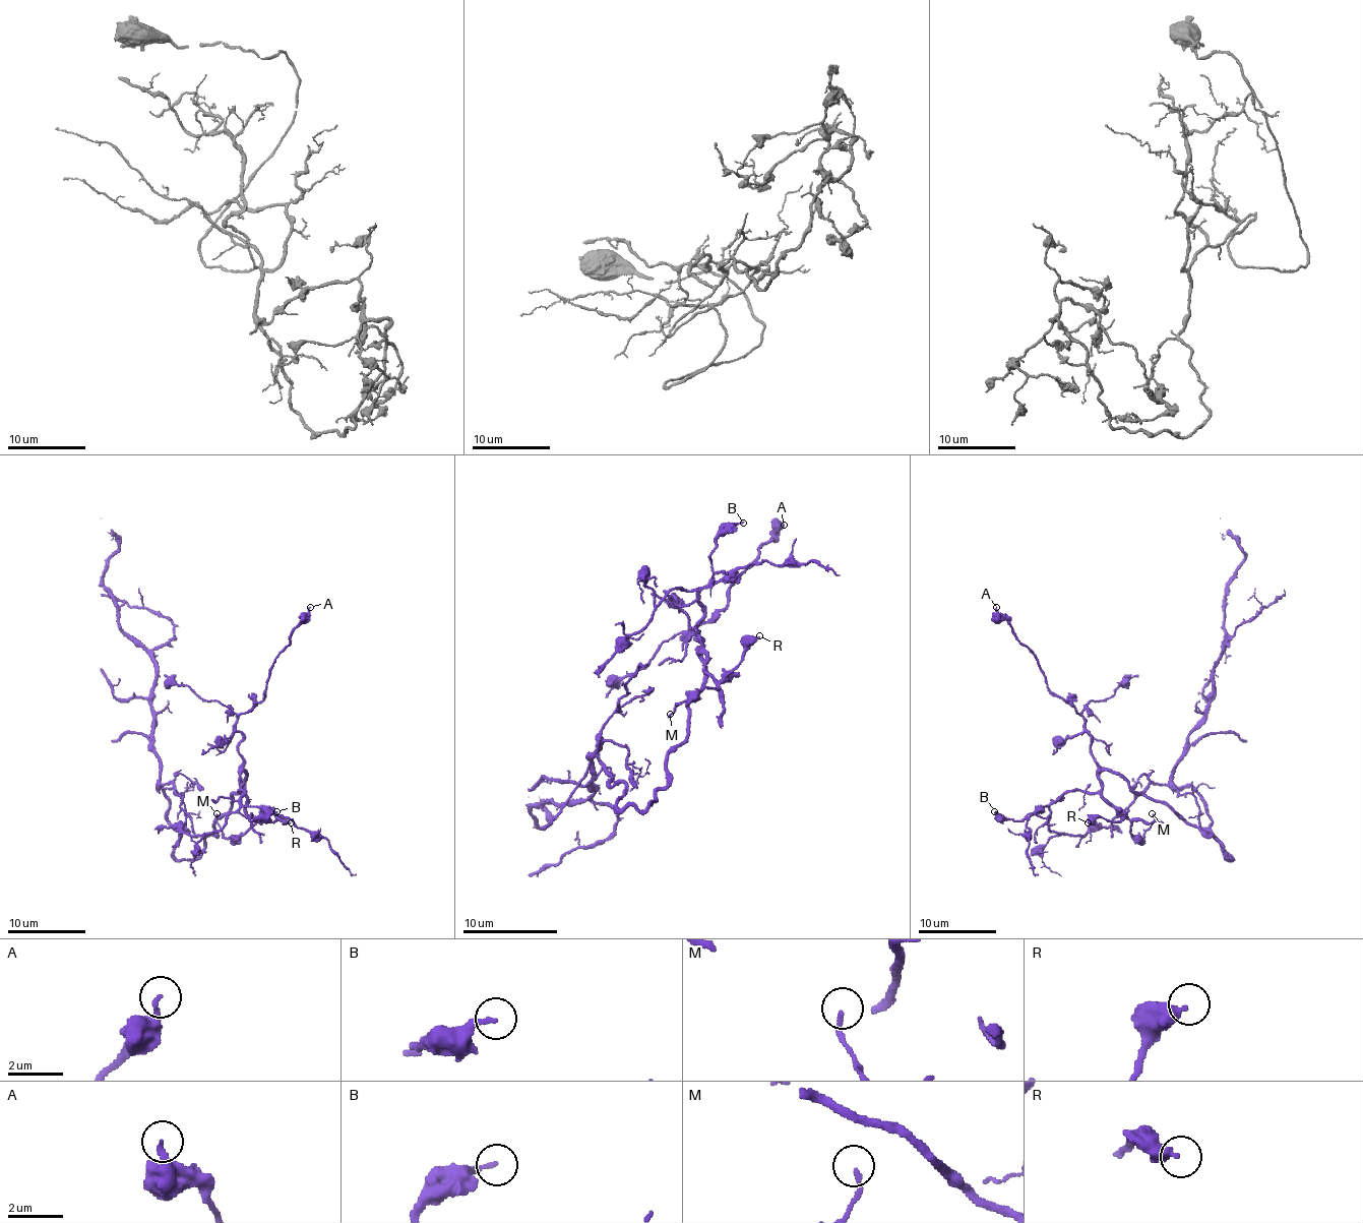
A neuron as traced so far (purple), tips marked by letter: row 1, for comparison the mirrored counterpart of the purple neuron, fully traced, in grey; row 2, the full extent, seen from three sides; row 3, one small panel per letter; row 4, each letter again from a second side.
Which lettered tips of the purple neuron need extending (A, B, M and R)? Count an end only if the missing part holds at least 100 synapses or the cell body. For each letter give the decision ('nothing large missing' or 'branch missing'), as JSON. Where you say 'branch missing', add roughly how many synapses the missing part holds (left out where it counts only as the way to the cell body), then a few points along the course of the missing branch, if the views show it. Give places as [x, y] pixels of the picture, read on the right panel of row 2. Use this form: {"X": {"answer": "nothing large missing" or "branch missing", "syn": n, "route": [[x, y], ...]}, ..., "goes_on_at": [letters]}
{"A": {"answer": "nothing large missing"}, "B": {"answer": "nothing large missing"}, "M": {"answer": "nothing large missing"}, "R": {"answer": "nothing large missing"}, "goes_on_at": []}

